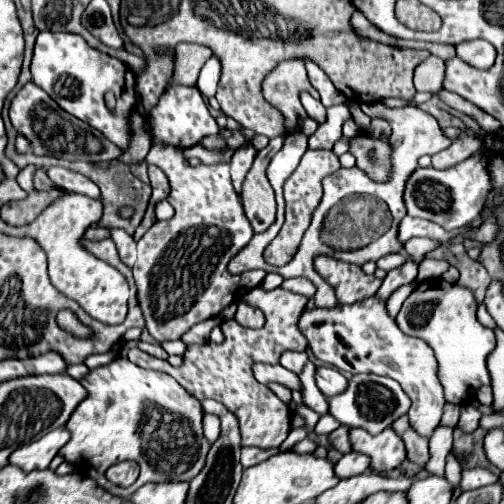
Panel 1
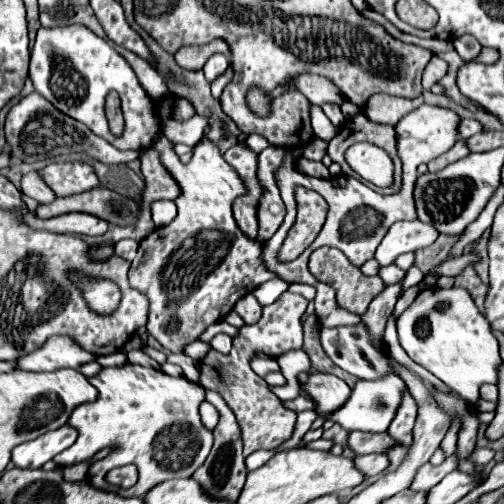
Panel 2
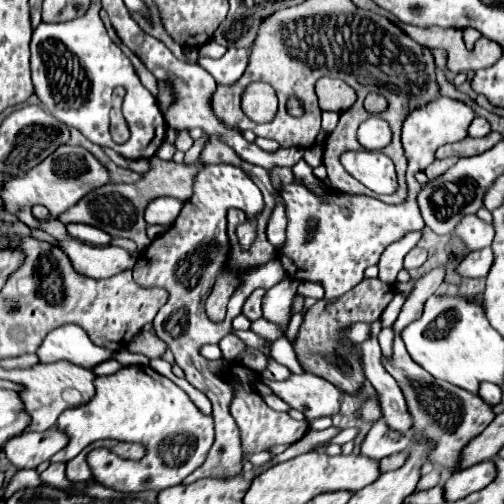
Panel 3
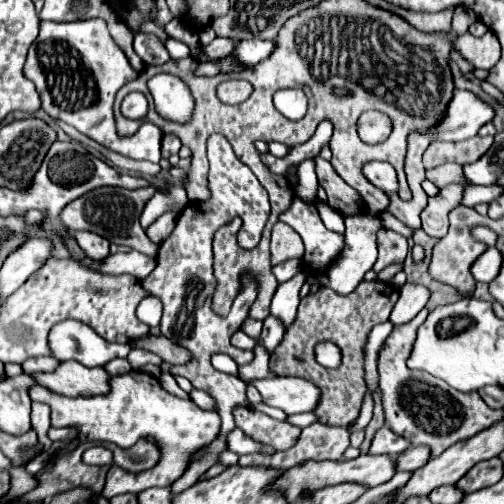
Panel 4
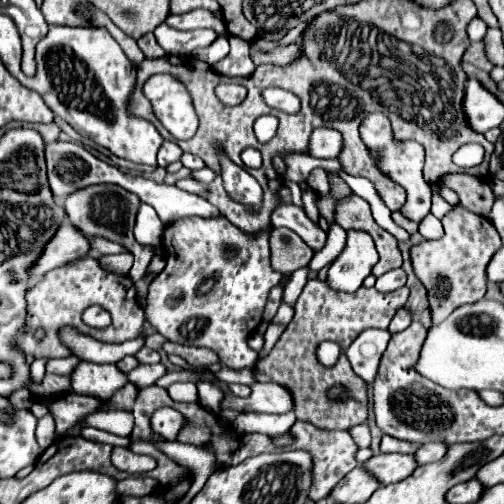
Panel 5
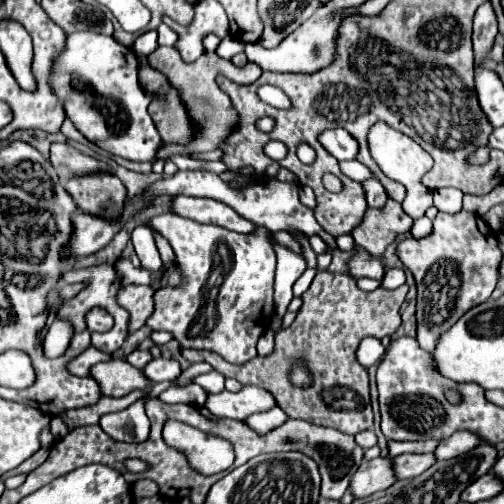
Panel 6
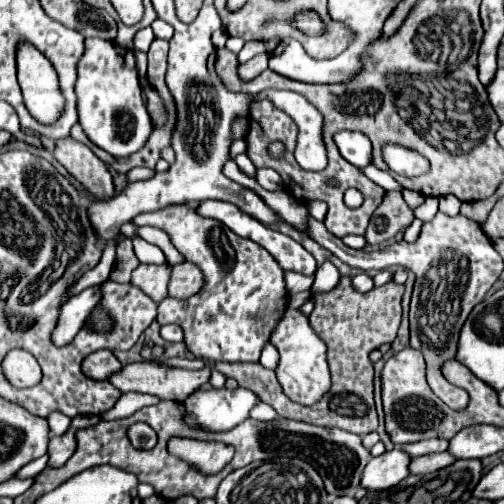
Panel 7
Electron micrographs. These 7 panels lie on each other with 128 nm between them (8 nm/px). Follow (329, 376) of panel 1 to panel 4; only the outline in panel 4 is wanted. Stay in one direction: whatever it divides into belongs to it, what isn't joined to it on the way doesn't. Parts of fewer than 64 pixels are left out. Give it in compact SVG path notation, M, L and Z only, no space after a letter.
M268 376L264 380L252 380L250 384L260 392L264 404L280 408L286 414L312 412L316 398L320 398L320 390L300 378Z

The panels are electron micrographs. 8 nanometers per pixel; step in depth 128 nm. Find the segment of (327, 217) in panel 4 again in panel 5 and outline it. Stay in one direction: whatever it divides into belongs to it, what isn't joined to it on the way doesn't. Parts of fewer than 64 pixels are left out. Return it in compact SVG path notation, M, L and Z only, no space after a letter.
M332 224L328 228L328 242L320 252L314 254L314 258L310 262L310 270L320 270L326 264L330 264L342 252L344 244L346 244L346 230L340 228L338 224Z

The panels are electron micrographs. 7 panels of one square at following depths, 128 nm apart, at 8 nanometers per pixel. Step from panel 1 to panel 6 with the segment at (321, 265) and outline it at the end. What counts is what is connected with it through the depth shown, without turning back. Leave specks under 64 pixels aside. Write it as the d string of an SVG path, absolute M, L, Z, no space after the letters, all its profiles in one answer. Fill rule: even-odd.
M318 270L312 286L302 296L304 304L302 304L296 320L288 328L284 328L276 334L276 348L270 356L266 356L266 358L256 356L254 360L240 364L240 366L224 362L222 356L208 352L208 350L182 350L182 356L188 362L208 362L224 378L236 378L244 386L256 384L256 386L268 390L274 396L276 406L280 406L288 414L288 418L300 418L300 420L306 420L306 422L312 422L318 426L332 426L332 428L342 430L346 434L358 434L358 432L370 430L374 426L374 416L372 416L372 406L370 406L370 388L368 388L370 386L368 370L356 360L358 344L366 336L376 336L382 340L384 336L392 336L398 330L400 304L404 302L406 292L408 292L406 284L402 284L396 290L386 290L380 286L374 292L362 292L350 274L332 274L328 270ZM298 356L308 362L308 368L314 376L314 384L308 390L292 388L292 384L288 384L288 378L286 378L294 358L298 358Z

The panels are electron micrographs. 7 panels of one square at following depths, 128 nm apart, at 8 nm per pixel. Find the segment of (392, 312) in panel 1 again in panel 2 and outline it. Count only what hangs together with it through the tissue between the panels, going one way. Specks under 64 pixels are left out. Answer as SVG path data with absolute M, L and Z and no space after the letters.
M393 314L389 316L386 324L384 343L386 344L385 347L388 350L388 353L394 360L401 365L406 366L412 372L420 375L425 382L431 383L434 387L442 390L443 392L448 392L448 387L442 381L428 372L425 368L412 361L404 349L400 346L396 330L396 319Z

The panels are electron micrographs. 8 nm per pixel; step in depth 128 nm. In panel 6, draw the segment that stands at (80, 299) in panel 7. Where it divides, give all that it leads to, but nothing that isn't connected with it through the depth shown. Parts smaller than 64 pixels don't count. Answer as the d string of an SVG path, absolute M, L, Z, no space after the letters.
M56 318L48 332L46 332L46 338L44 338L44 352L48 352L48 356L56 358L56 356L62 356L70 344L74 336L74 328L72 328L72 322L70 320L64 320L64 318Z

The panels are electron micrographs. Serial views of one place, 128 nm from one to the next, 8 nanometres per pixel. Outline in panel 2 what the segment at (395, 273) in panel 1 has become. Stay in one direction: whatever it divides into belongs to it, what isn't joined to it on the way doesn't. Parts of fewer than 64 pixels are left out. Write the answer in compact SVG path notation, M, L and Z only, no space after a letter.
M400 282L386 286L386 290L380 296L376 296L376 300L372 300L368 312L362 316L362 324L366 326L370 340L372 344L376 344L376 348L382 348L384 344L384 328L386 328L388 316L394 310L398 292L400 292Z

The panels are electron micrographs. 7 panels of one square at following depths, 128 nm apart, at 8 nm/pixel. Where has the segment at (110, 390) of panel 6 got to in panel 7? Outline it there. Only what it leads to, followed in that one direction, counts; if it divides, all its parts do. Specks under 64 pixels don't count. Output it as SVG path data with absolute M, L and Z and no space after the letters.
M136 362L124 366L116 376L110 376L110 382L120 390L120 392L142 392L142 394L152 394L158 396L160 400L174 400L182 402L188 394L198 390L200 386L208 384L210 380L210 368L202 370L186 370L186 368L170 368L164 362Z

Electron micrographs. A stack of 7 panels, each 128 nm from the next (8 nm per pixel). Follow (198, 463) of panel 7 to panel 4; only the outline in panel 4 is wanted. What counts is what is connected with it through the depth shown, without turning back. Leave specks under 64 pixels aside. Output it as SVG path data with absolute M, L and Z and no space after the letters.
M132 370L124 376L114 376L110 382L110 394L104 396L92 396L92 398L68 398L62 394L56 394L44 386L36 386L30 392L30 398L36 402L44 402L50 406L50 426L52 428L64 428L64 426L76 426L78 438L72 442L54 442L52 452L64 452L72 450L76 444L86 441L108 441L115 443L122 450L130 450L138 438L154 438L160 444L160 464L156 468L130 474L124 470L108 472L106 484L102 490L104 498L114 498L118 494L138 494L142 490L154 488L154 486L170 486L174 480L182 476L182 472L188 466L188 458L198 452L200 448L208 446L220 432L220 416L216 412L200 410L192 400L180 400L160 388L160 382L148 374L142 374L138 370Z

